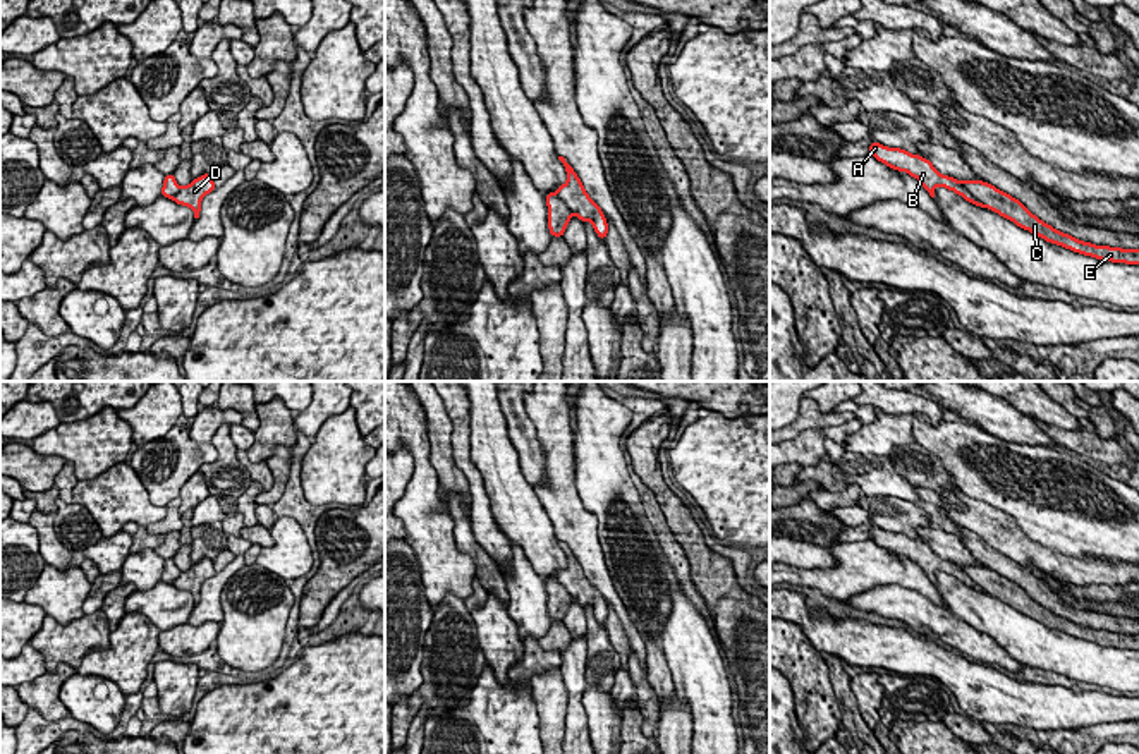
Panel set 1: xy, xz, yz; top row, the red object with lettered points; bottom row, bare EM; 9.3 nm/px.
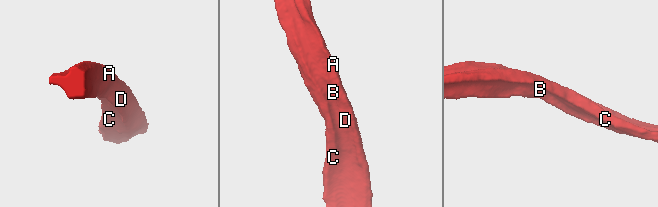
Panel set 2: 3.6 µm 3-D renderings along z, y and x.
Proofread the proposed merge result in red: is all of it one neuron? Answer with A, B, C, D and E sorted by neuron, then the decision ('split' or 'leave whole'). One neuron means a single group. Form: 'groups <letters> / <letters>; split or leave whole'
groups A B D / C E; split

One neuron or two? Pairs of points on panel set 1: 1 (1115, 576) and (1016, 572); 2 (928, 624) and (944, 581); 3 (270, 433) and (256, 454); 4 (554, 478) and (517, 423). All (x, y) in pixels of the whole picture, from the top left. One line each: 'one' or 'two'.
1: two
2: two
3: one
4: two

